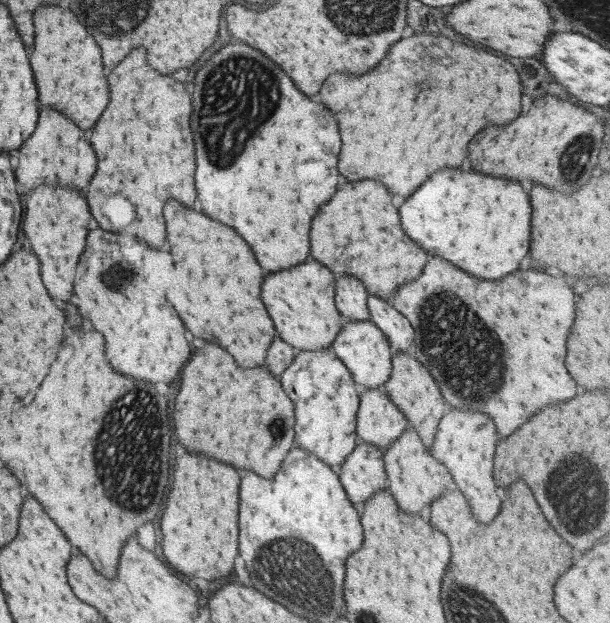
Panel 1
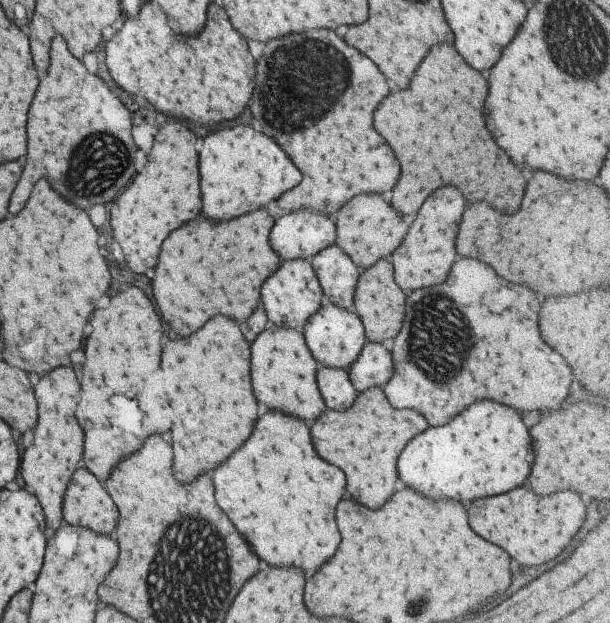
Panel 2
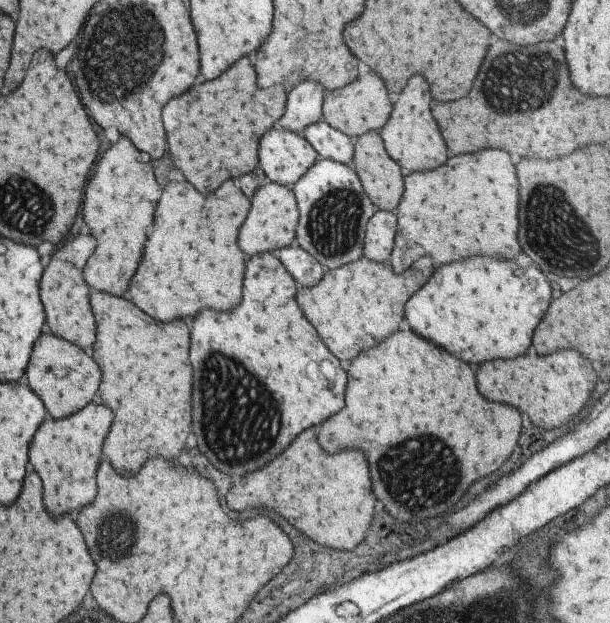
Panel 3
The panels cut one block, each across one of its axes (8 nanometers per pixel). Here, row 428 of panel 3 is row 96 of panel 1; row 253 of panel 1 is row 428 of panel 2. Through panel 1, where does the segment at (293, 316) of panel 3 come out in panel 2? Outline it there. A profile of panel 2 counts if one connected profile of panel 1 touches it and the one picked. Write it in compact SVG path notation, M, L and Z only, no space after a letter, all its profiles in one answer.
M267 410L263 418L257 418L245 444L211 470L211 480L217 506L227 514L245 542L249 542L251 550L267 564L299 566L301 570L313 572L337 548L339 532L333 522L333 508L343 494L343 472L317 456L303 420Z

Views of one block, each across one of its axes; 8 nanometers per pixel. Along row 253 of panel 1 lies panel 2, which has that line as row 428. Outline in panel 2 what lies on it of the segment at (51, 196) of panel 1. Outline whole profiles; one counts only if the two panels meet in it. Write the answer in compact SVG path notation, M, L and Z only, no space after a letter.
M55 368L43 374L33 390L37 402L37 424L33 428L33 444L29 444L21 456L19 472L25 480L25 488L39 500L47 524L57 528L63 524L61 503L67 483L82 460L83 432L73 418L75 402L79 398L79 382L71 368Z

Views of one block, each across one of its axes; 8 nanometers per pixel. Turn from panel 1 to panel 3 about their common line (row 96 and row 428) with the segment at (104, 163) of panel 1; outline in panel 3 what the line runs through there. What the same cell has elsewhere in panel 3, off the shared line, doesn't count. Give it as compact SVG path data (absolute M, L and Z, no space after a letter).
M91 292L89 304L95 316L95 344L93 344L93 360L101 370L101 384L99 384L99 398L103 406L109 406L113 412L113 424L103 442L103 456L109 462L109 446L133 446L137 450L135 462L161 456L173 462L185 448L185 440L189 434L191 424L191 364L187 358L189 336L187 326L183 322L169 322L169 324L155 324L147 314L137 310L131 302L121 298L113 298L107 294Z

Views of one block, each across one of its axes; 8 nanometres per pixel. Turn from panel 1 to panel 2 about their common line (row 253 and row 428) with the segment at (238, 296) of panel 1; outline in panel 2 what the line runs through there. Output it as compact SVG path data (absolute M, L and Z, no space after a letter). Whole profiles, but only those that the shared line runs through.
M215 314L191 336L168 340L159 357L161 384L169 404L173 476L179 482L191 482L201 470L225 460L253 428L257 402L249 384L249 344L233 320Z

